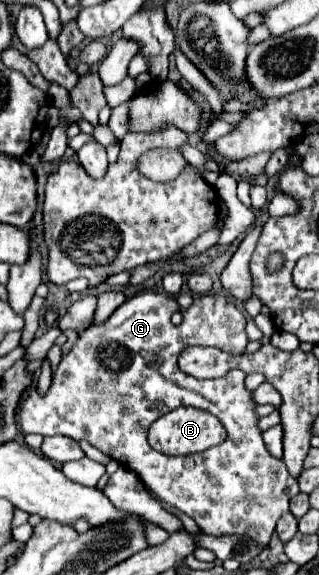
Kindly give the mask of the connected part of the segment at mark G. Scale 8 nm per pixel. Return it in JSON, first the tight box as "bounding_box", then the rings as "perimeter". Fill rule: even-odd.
{"bounding_box":[18,290,298,546],"perimeter":[[[146,290],[132,298],[128,298],[116,312],[104,320],[104,324],[90,326],[84,330],[76,344],[62,356],[52,384],[46,394],[38,392],[36,382],[30,390],[24,392],[20,404],[18,404],[18,428],[26,434],[40,434],[40,436],[68,436],[74,440],[86,440],[98,450],[102,450],[106,456],[118,460],[122,466],[130,468],[138,474],[138,478],[164,502],[176,506],[184,514],[196,520],[202,532],[210,536],[222,536],[222,534],[246,534],[252,540],[256,540],[262,546],[268,546],[270,536],[274,532],[276,522],[282,514],[288,512],[290,498],[296,496],[298,482],[288,476],[288,470],[284,468],[284,462],[280,458],[274,458],[262,440],[262,430],[258,428],[258,414],[256,414],[256,402],[252,400],[252,392],[244,386],[246,374],[240,370],[230,370],[226,376],[216,380],[198,380],[194,376],[188,376],[178,368],[178,356],[188,346],[216,346],[228,354],[244,354],[244,348],[248,344],[246,336],[246,318],[236,308],[236,304],[224,296],[206,292],[200,296],[194,296],[194,302],[188,310],[182,310],[174,296],[168,296],[166,292],[154,292]],[[174,312],[182,312],[182,324],[174,326],[170,322]],[[156,400],[164,402],[166,410],[170,412],[178,406],[198,406],[222,420],[228,430],[228,438],[220,448],[210,448],[200,454],[188,454],[188,456],[166,456],[162,452],[156,452],[148,444],[148,428],[154,420],[158,420],[164,412],[158,412]]]}

